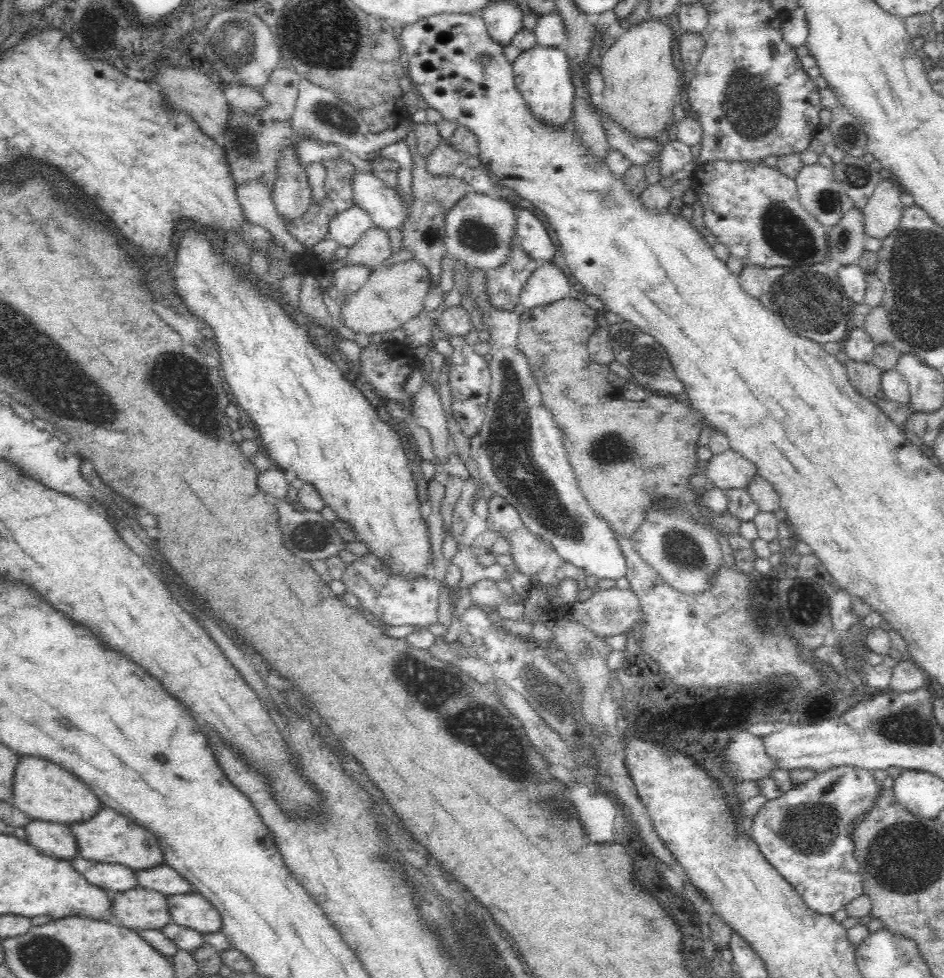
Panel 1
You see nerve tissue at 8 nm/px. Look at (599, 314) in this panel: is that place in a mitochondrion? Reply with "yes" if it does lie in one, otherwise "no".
no

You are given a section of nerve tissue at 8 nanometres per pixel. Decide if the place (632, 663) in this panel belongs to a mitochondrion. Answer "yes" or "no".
no

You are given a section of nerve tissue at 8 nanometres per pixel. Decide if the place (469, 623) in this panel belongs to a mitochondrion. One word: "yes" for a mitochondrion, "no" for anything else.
no

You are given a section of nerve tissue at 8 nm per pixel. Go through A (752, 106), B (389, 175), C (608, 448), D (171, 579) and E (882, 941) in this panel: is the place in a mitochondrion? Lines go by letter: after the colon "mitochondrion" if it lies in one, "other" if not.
A: mitochondrion
B: other
C: mitochondrion
D: other
E: other

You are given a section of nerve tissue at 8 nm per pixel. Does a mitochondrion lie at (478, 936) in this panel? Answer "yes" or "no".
yes

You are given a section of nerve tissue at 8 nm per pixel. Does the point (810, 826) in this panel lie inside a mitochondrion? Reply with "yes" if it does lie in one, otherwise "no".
yes

